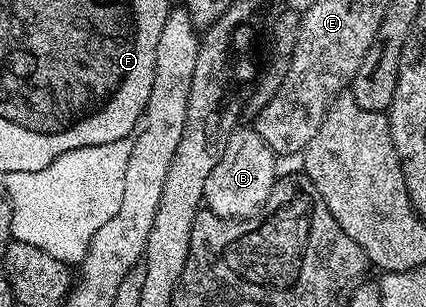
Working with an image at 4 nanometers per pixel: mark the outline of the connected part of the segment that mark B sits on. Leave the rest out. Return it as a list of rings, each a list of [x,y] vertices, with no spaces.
[[[233,128],[214,171],[210,171],[210,179],[206,179],[204,205],[219,217],[247,219],[257,216],[278,180],[276,159],[277,154],[264,142],[262,135],[256,133],[255,128]]]

